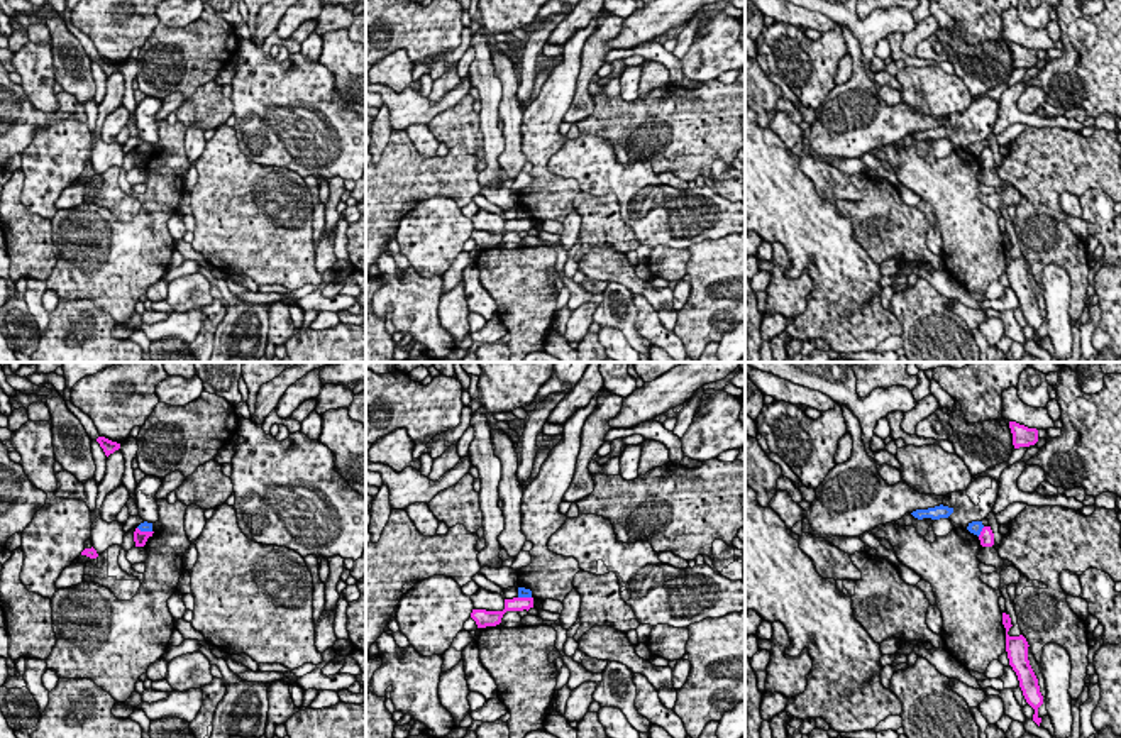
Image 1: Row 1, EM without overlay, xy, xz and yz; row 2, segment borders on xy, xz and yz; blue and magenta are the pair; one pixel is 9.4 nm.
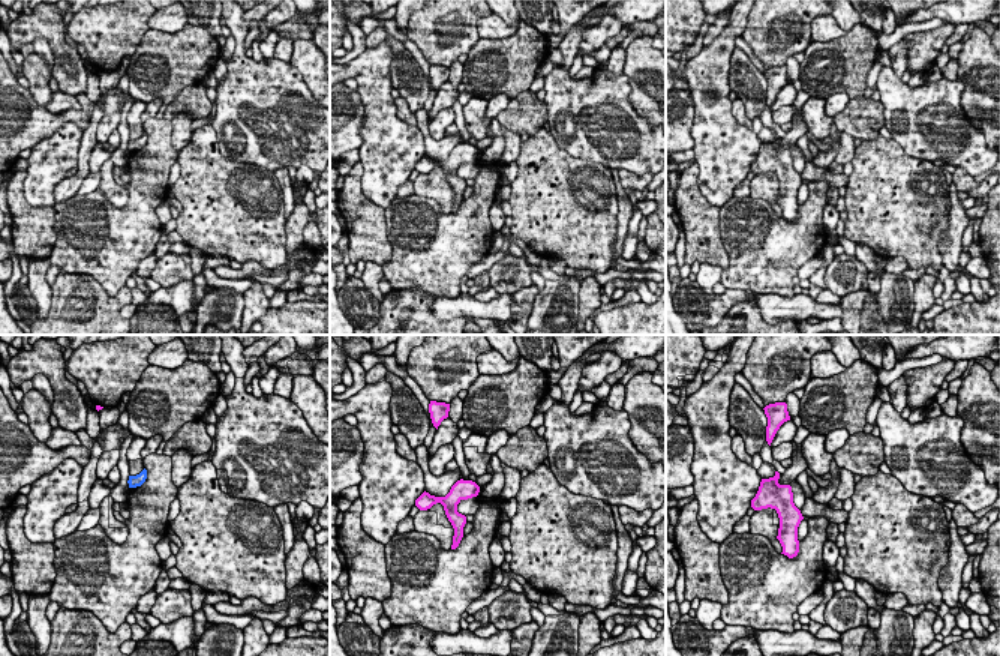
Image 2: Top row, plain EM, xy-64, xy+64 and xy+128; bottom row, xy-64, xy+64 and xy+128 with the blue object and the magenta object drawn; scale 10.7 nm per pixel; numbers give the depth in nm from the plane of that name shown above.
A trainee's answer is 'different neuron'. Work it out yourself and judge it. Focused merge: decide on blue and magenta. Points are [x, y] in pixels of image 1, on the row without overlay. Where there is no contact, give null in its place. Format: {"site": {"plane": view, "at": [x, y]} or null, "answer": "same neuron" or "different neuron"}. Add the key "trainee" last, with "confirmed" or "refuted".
{"site": {"plane": "yz", "at": [981, 151]}, "answer": "different neuron", "trainee": "confirmed"}

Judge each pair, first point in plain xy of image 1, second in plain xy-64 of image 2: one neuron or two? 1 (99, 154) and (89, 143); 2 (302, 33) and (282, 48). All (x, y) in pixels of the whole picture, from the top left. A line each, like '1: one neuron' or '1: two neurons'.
1: two neurons
2: two neurons

